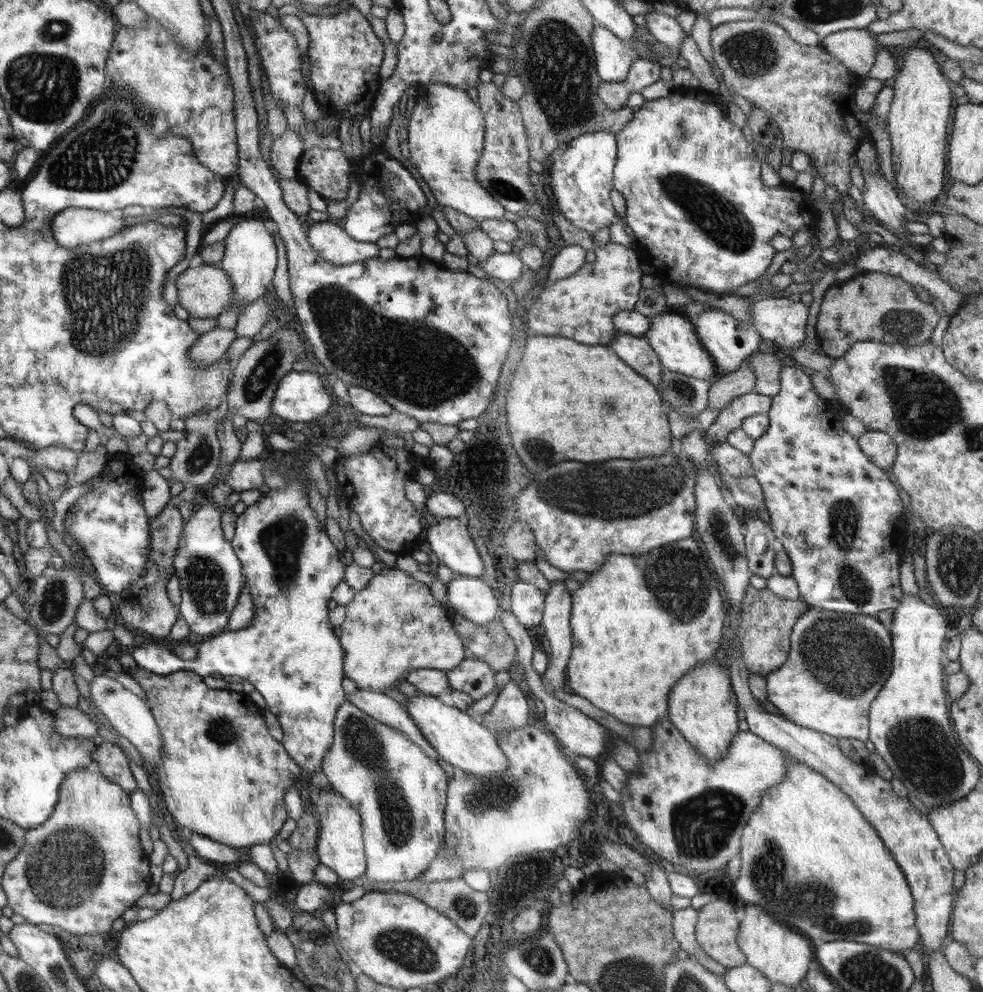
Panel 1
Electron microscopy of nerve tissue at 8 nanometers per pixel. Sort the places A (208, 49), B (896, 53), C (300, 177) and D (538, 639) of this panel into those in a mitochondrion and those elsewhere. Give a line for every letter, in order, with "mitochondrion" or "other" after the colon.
A: other
B: other
C: other
D: other

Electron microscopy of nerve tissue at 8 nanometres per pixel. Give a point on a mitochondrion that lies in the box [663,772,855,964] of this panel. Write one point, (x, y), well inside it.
(713, 816)

